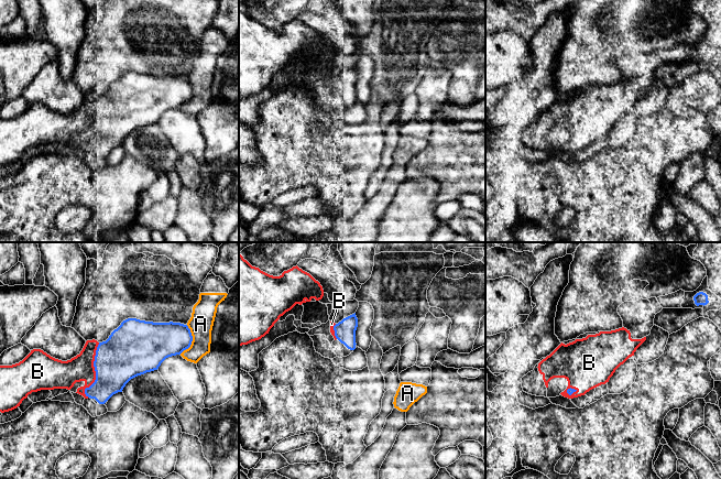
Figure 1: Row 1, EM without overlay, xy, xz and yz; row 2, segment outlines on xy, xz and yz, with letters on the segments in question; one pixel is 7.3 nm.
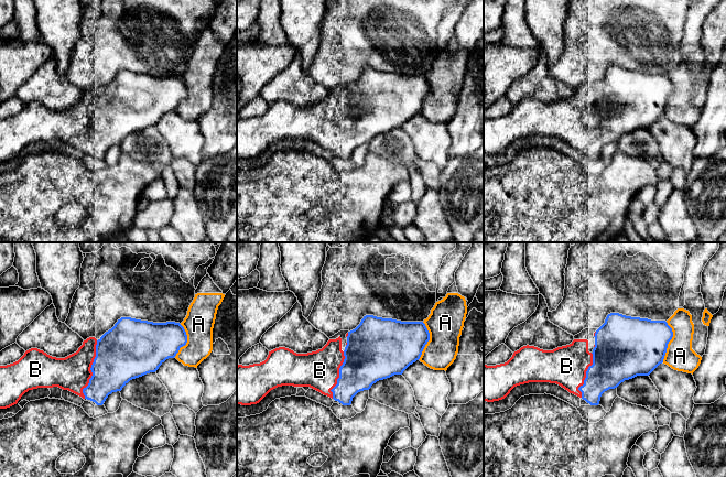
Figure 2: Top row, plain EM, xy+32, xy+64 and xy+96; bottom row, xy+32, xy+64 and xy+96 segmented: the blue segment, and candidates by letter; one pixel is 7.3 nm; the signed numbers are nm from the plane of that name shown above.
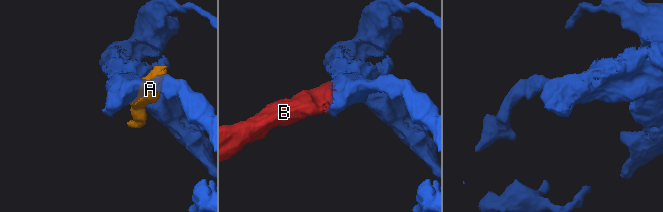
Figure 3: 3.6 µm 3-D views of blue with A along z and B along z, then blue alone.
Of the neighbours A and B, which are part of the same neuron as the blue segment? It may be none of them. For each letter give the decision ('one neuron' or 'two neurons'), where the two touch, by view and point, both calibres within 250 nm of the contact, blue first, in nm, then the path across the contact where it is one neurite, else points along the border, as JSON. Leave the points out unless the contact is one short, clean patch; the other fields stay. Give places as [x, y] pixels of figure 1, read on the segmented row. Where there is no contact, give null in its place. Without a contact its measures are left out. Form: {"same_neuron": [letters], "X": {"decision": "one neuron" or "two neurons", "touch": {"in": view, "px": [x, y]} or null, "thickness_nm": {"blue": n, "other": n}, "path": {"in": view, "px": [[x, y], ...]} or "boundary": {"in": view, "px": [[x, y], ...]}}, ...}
{"same_neuron": ["B"], "A": {"decision": "two neurons", "touch": {"in": "xy", "px": [192, 340]}, "thickness_nm": {"blue": 280, "other": 180}}, "B": {"decision": "one neuron", "touch": {"in": "xy", "px": [95, 370]}, "thickness_nm": {"blue": 360, "other": 200}}}

